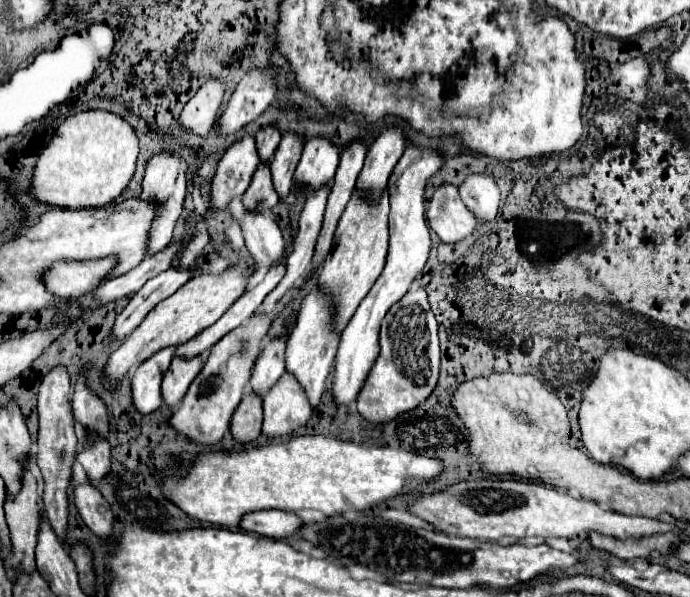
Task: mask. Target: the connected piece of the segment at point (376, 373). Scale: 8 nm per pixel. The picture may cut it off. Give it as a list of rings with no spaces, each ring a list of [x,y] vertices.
[[[424,289],[408,291],[384,317],[380,329],[380,355],[358,395],[358,413],[372,425],[398,419],[418,407],[436,387],[440,373],[438,323]]]

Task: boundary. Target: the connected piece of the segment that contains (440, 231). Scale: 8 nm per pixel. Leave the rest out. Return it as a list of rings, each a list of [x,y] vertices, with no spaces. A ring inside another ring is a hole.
[[[442,185],[436,189],[434,197],[430,199],[426,217],[430,229],[442,239],[442,243],[448,245],[456,245],[476,229],[476,221],[460,201],[458,189],[454,185]]]

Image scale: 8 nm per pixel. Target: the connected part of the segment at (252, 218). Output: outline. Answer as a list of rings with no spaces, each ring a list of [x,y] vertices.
[[[244,213],[240,217],[246,249],[250,251],[256,265],[270,269],[286,259],[286,245],[282,233],[270,213]]]

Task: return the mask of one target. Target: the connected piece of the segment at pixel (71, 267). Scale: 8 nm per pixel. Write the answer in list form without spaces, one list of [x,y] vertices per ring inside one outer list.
[[[114,259],[82,261],[82,263],[56,263],[46,273],[46,287],[58,297],[78,297],[92,291],[106,273],[114,267]]]

